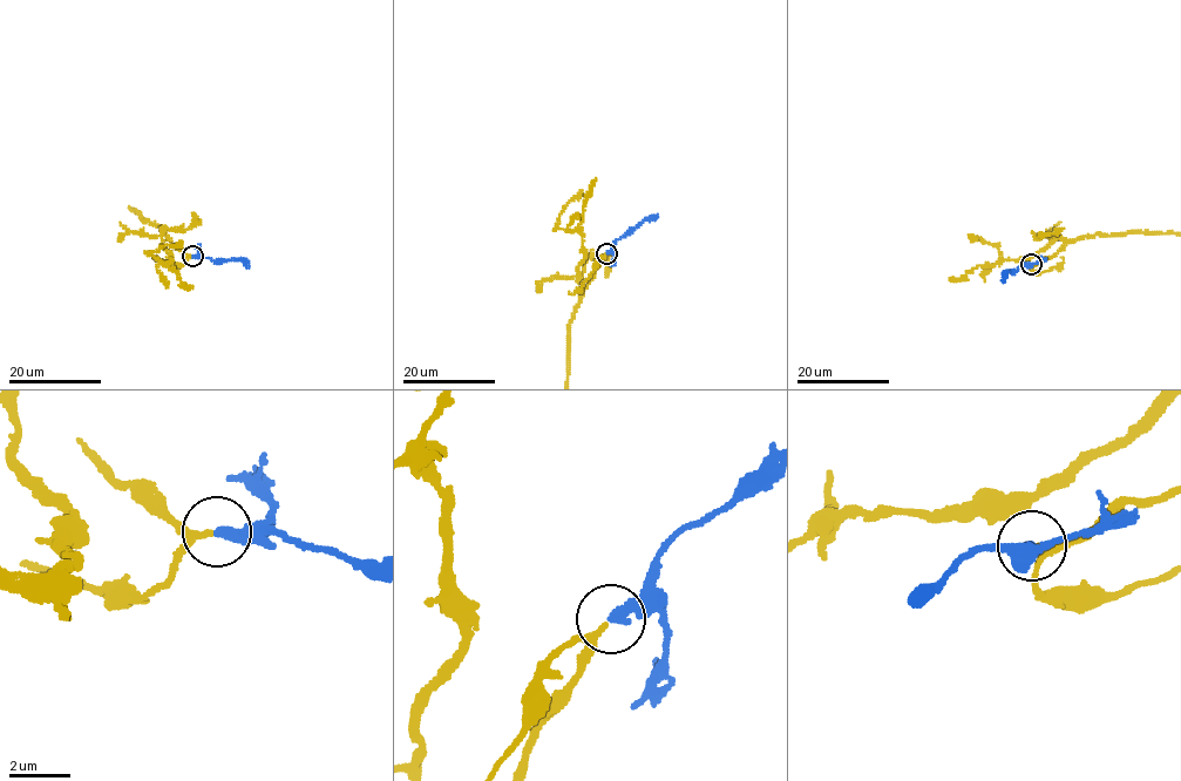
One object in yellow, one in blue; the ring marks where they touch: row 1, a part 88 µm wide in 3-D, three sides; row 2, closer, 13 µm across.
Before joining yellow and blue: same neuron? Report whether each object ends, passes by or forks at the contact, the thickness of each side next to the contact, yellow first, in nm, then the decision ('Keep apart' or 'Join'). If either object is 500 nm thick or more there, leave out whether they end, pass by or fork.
At the ring yellow passes by. At the ring blue ends. Thickness 150 nm (yellow) against 340 nm. Join

